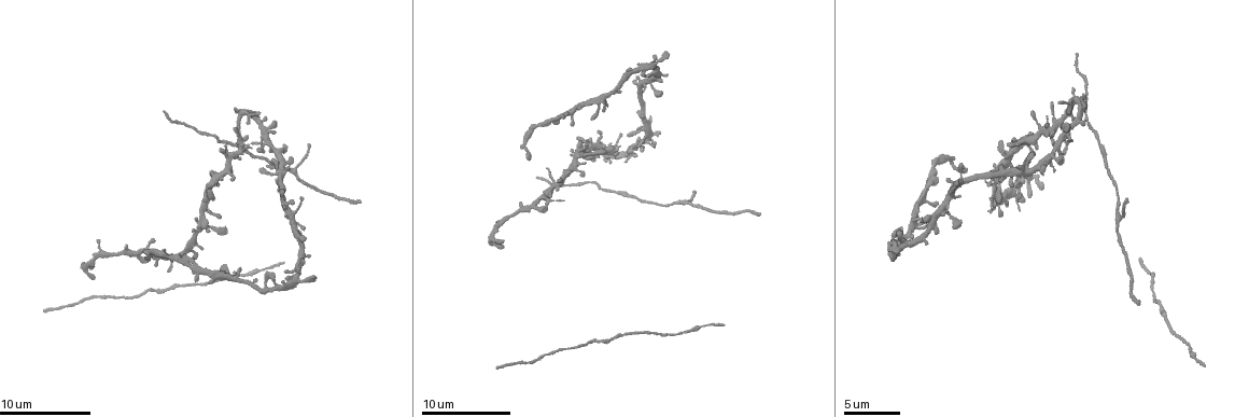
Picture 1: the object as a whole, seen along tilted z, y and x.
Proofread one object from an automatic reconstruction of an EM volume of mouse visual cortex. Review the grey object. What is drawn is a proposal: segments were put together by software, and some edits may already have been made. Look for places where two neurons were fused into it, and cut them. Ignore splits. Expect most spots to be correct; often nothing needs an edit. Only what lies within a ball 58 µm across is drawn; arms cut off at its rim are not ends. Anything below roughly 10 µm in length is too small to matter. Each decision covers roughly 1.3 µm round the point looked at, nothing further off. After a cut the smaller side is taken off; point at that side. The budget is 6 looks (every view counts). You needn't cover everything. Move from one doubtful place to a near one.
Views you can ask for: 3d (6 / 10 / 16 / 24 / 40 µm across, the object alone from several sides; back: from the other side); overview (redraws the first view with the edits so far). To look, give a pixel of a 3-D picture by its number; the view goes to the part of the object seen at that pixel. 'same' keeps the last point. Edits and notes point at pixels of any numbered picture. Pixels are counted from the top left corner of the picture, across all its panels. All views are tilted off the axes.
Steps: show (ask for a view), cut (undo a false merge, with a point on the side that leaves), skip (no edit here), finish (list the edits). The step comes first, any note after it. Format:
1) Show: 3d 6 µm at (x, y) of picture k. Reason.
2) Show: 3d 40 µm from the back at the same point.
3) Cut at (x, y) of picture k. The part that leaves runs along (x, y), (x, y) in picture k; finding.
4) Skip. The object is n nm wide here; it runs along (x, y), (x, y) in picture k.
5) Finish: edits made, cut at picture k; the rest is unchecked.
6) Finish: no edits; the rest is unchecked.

Show: 3d 10 µm at (500, 249) of picture 1. Calibre changes.

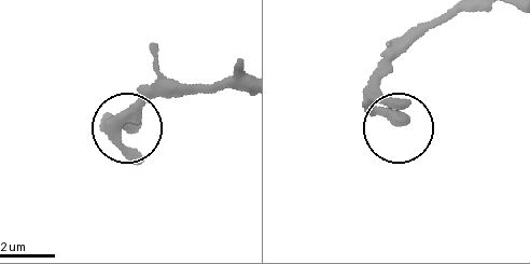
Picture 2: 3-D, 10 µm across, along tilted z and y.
Skip. It runs along (449, 10), (410, 30), (374, 91), (377, 107), (399, 123) in picture 2; one neuron here.

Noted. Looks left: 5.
Show: 3d 16 µm at (537, 199) of picture 1.

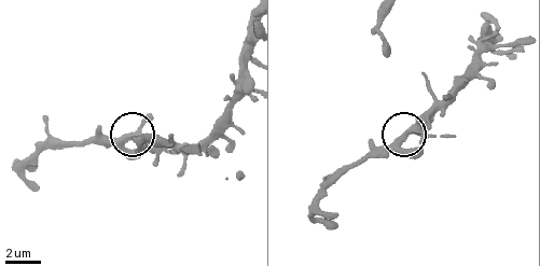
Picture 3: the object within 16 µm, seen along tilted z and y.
Show: 3d 6 µm at (404, 133) of picture 3.

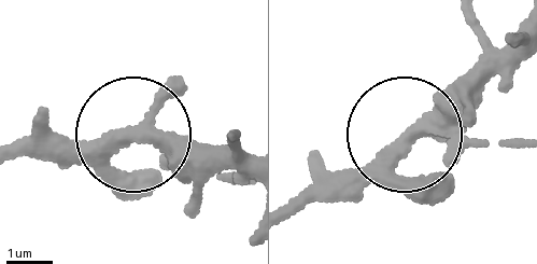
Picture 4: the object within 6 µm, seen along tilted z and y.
Skip. One neuron here.

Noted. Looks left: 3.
Show: 3d 16 µm at (206, 207) of picture 1. Branch point.

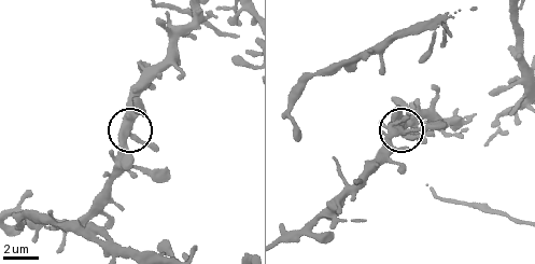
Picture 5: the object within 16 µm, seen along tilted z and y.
Skip. The side arm is 59 µm long; continuous, no second neuron.

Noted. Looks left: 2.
Finish: no edits; the rest is unchecked.

